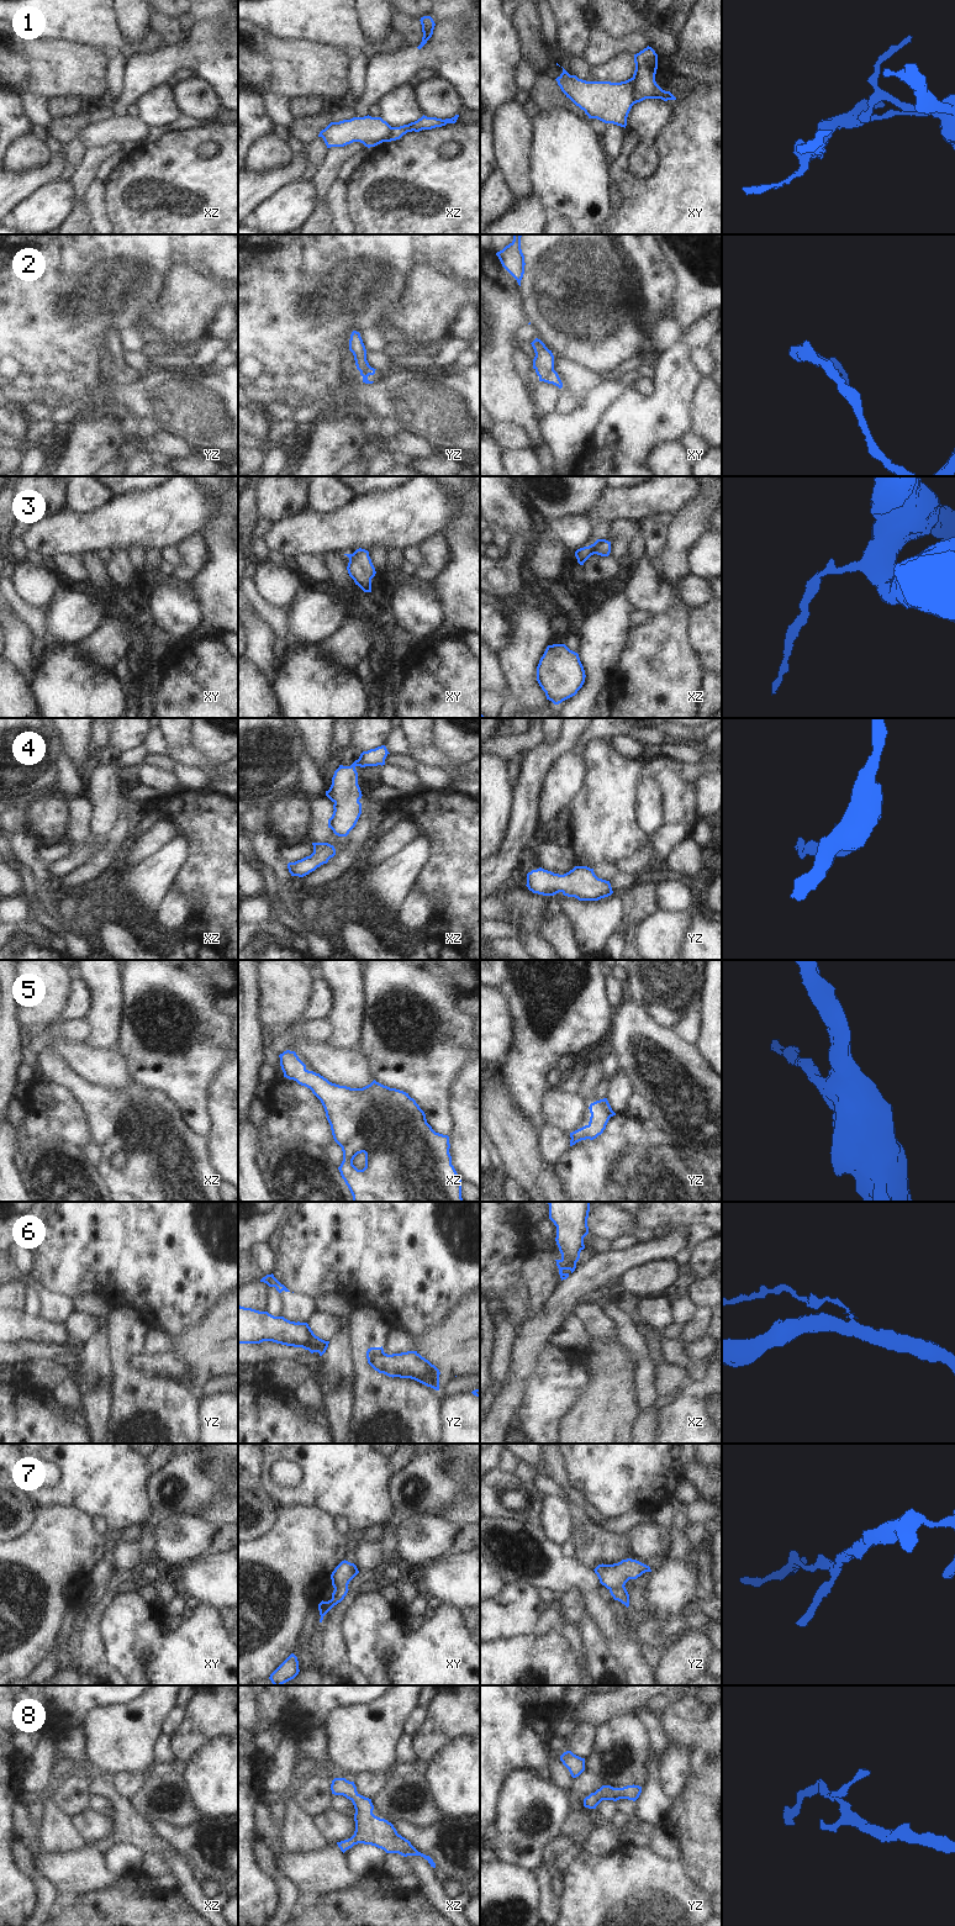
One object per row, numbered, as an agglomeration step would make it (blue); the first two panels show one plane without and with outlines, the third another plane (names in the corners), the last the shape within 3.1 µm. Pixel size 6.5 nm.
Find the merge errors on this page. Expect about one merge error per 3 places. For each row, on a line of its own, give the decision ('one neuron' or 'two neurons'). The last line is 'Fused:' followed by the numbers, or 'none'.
1: two neurons
2: one neuron
3: two neurons
4: one neuron
5: one neuron
6: two neurons
7: one neuron
8: one neuron
Fused: 1, 3, 6

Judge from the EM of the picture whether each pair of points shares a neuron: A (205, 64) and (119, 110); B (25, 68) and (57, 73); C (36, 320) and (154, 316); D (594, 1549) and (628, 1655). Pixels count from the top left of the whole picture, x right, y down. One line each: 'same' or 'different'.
A: same
B: same
C: different
D: different

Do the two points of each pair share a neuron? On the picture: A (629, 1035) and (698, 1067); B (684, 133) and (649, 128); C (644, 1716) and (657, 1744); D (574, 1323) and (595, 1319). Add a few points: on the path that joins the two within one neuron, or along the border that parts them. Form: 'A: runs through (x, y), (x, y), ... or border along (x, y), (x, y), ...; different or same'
A: runs through (647, 1041), (657, 1041), (669, 1049), (681, 1061); same
B: border along (666, 101), (670, 120), (655, 137), (657, 158); different
C: runs through (650, 1723), (654, 1726), (657, 1737); same
D: border along (575, 1313), (585, 1323), (594, 1338); different

